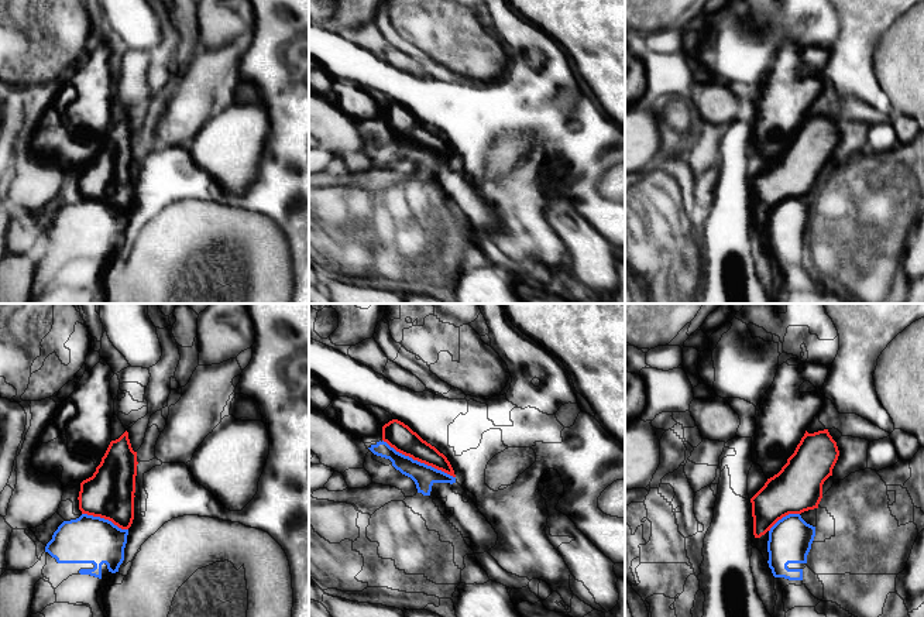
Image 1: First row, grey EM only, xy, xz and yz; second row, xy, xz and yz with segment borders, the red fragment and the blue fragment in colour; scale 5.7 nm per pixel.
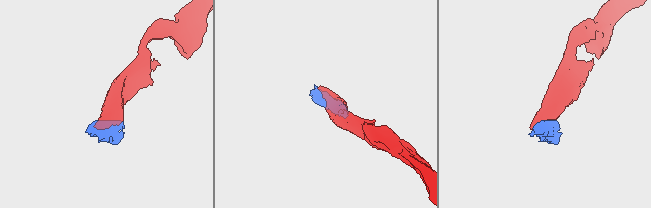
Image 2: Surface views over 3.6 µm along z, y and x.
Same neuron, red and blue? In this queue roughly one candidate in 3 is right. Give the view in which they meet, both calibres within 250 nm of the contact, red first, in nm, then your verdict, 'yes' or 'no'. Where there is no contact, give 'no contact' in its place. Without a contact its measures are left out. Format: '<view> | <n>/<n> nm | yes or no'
xz | 150/130 nm | no

